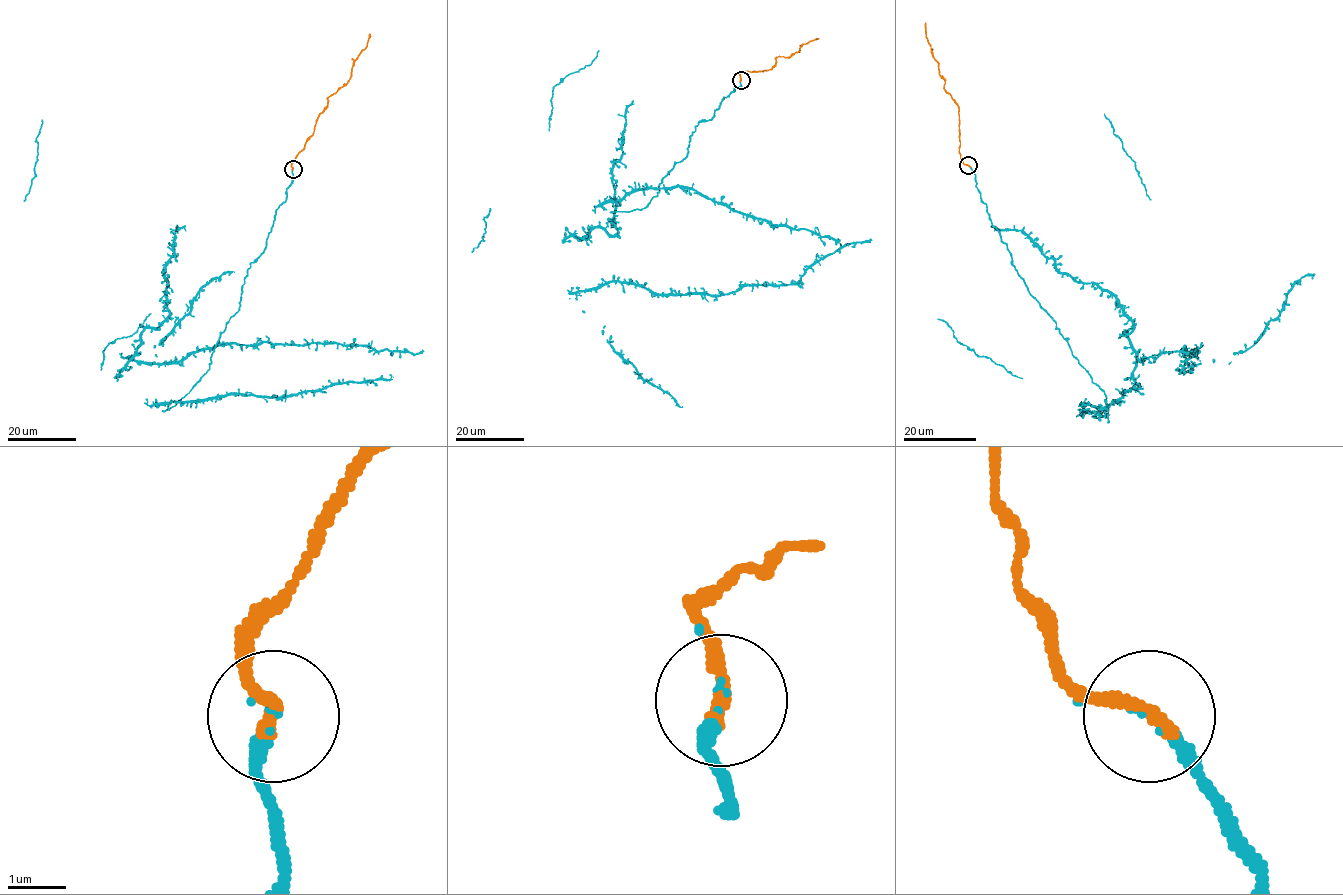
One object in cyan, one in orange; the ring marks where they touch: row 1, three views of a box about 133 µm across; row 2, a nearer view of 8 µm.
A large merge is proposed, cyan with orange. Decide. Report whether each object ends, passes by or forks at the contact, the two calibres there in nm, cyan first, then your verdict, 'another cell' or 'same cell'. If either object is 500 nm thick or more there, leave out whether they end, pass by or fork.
cyan ends; orange ends; calibres 100 and 280 nm; same cell

